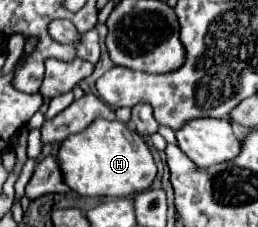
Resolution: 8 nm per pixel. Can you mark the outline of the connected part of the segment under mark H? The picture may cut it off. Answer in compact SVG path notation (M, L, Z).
M96 119L82 133L70 135L58 151L64 183L86 197L128 197L146 191L156 177L156 163L144 139L122 121Z

